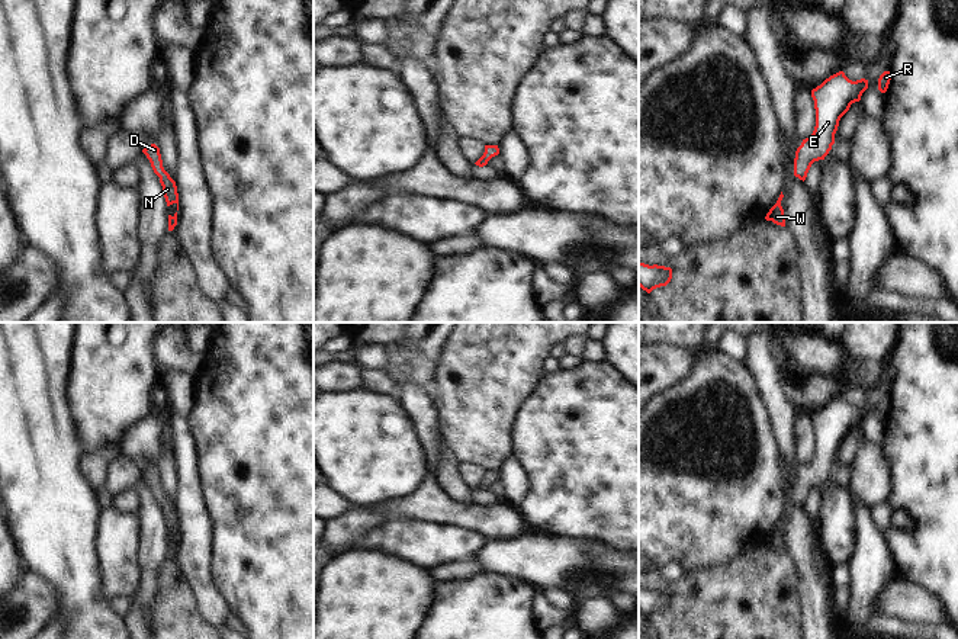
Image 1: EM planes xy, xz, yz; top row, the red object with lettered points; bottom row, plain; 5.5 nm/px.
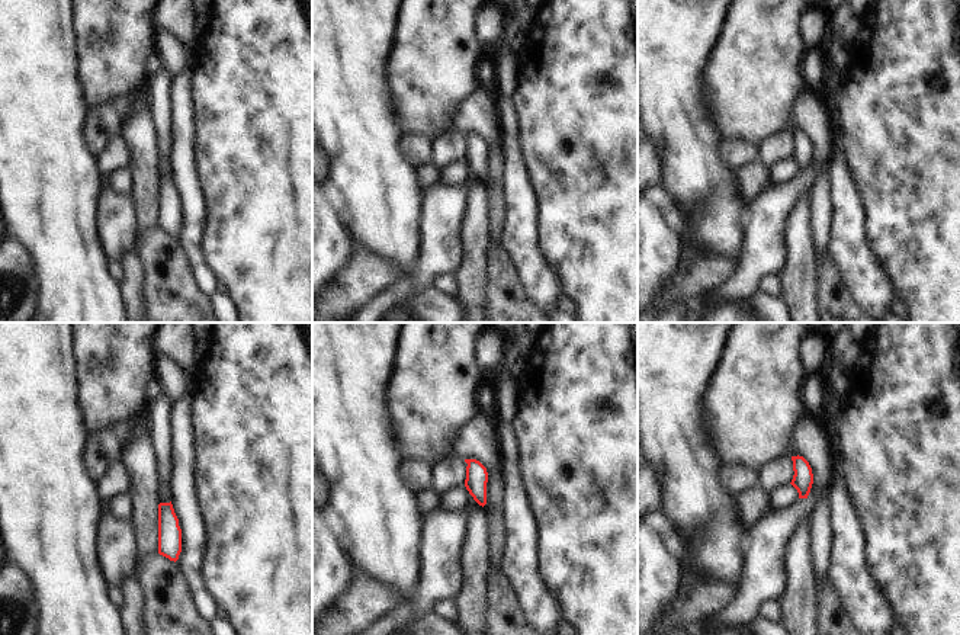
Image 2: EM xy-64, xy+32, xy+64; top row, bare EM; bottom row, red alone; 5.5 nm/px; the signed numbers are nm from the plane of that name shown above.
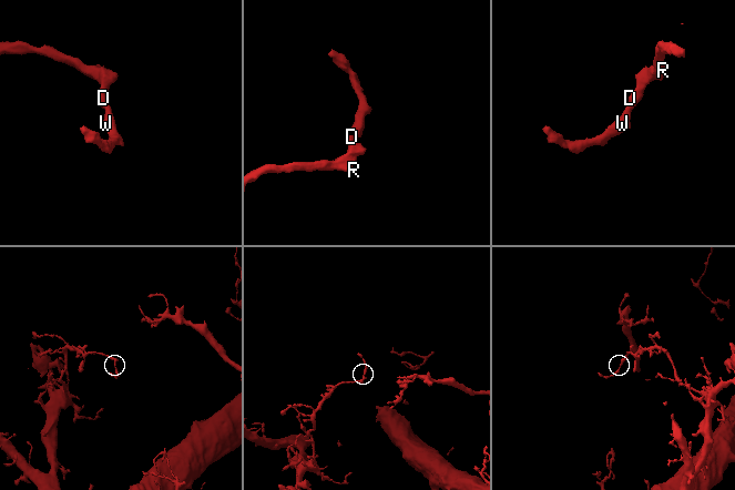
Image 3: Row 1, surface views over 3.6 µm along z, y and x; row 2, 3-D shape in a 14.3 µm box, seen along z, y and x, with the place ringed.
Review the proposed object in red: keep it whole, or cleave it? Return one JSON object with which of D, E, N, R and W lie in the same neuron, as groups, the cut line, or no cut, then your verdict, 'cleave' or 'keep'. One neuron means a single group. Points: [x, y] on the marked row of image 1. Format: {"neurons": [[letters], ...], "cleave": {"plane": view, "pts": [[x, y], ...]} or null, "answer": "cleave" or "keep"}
{"neurons": [["D", "E", "N", "R", "W"]], "cleave": null, "answer": "keep"}

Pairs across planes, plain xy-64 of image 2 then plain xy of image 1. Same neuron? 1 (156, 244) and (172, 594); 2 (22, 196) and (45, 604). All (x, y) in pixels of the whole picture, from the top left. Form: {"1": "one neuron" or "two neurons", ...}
{"1": "one neuron", "2": "two neurons"}

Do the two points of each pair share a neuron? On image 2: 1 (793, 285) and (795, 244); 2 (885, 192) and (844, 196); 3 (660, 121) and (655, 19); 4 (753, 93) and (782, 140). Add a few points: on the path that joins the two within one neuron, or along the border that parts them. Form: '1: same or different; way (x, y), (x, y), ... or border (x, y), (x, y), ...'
1: same; way (795, 275), (795, 255)
2: different; border (845, 163), (863, 208), (864, 228)
3: same; way (660, 96), (660, 80), (655, 73), (655, 44)
4: different; border (786, 127), (767, 135), (757, 146)

